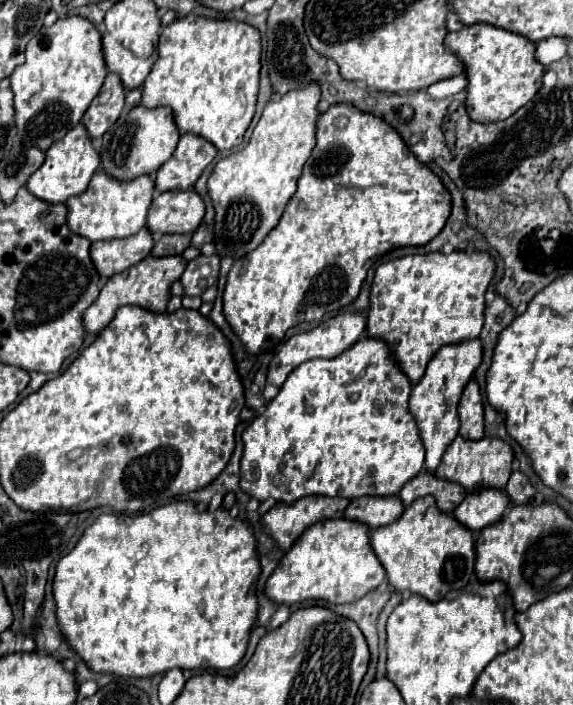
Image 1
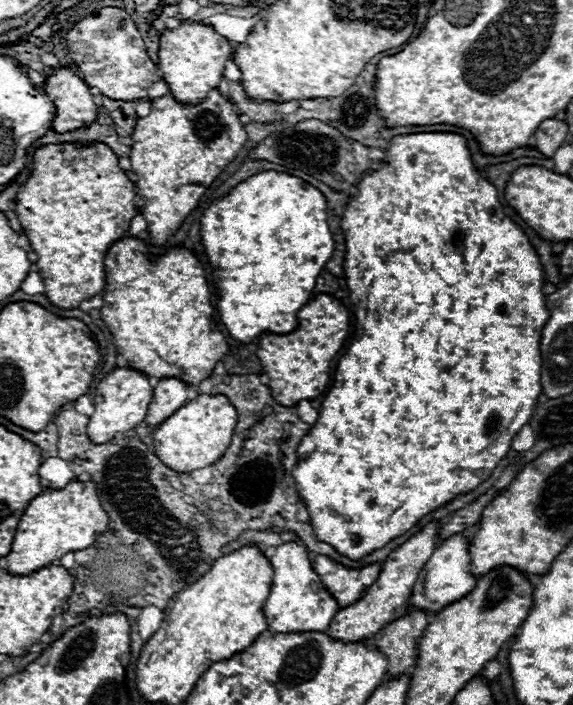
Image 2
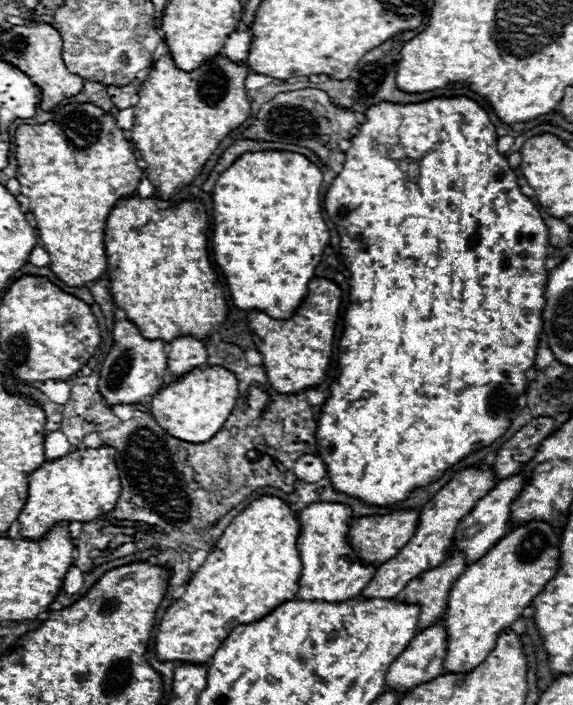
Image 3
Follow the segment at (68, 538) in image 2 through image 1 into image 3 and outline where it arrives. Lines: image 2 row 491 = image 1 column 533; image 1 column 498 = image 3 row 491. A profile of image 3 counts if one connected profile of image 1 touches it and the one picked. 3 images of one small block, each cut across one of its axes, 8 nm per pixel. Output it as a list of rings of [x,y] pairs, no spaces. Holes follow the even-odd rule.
[[[108,446],[96,450],[74,450],[60,460],[44,462],[36,472],[32,472],[28,478],[28,498],[18,516],[22,538],[40,540],[60,522],[92,522],[94,518],[114,510],[122,492],[114,454],[116,450]]]

